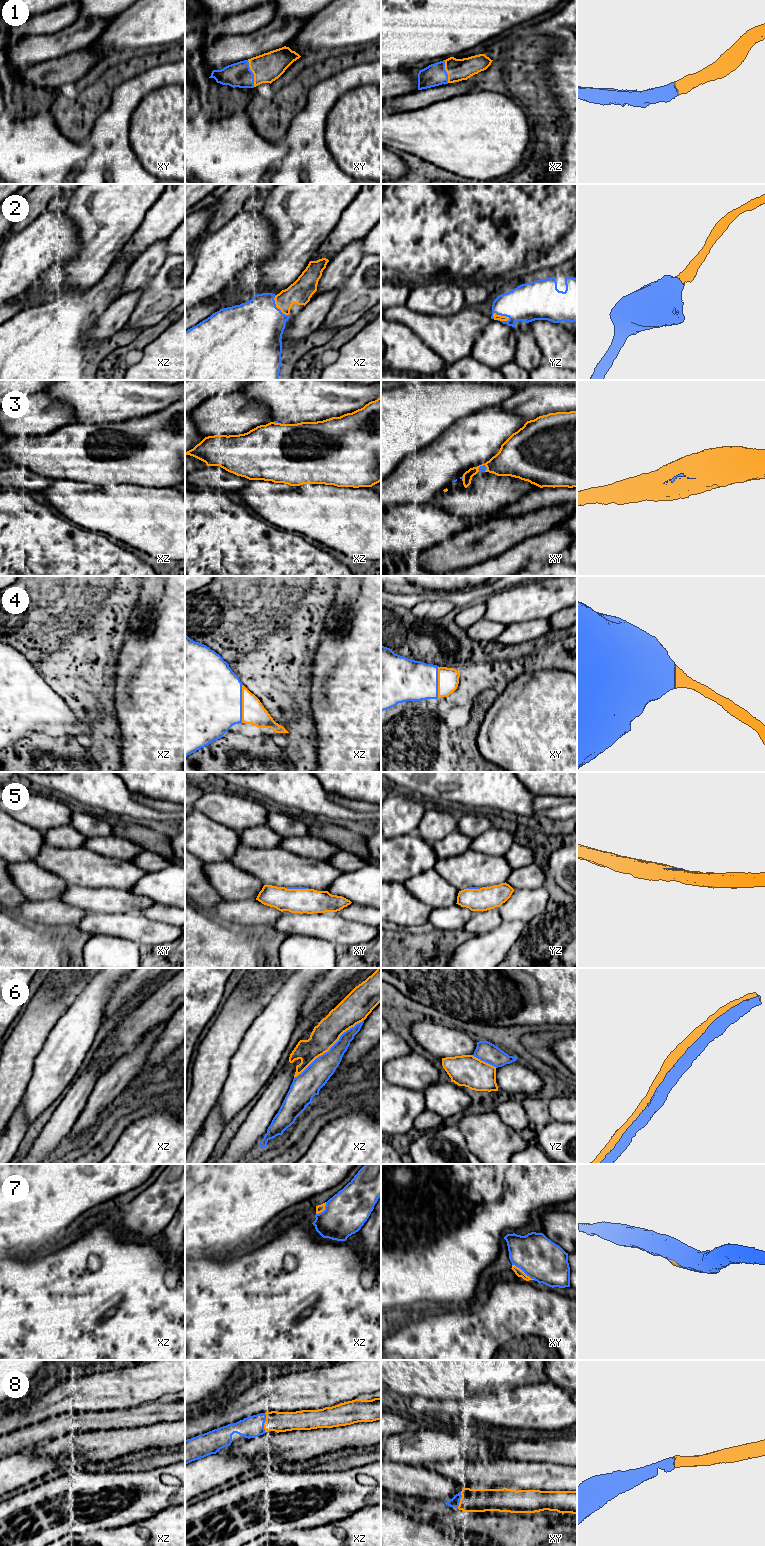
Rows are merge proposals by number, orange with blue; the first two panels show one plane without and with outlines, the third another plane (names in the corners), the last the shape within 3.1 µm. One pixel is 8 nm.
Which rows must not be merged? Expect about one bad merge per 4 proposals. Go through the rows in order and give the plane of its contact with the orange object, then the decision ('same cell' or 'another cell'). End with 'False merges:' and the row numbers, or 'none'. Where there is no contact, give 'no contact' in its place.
1: xy | same cell
2: yz | same cell
3: xy | another cell
4: xz | same cell
5: xy | same cell
6: xz | another cell
7: xy | same cell
8: xz | same cell
False merges: 3, 6

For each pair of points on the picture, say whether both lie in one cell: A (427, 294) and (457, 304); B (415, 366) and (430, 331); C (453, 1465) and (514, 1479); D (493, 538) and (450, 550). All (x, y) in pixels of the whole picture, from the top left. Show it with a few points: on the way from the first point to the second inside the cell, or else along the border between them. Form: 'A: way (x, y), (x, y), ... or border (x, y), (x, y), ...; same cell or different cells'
A: way (431, 303), (438, 310), (448, 310); same cell
B: border (408, 327), (442, 359); different cells
C: way (468, 1473), (499, 1474); same cell
D: way (482, 545), (474, 550), (461, 550); same cell

